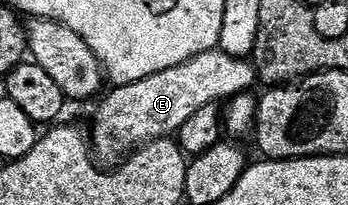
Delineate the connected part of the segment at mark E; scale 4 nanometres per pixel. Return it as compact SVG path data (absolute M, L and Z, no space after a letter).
M220 51L201 53L198 57L192 57L189 61L179 63L167 71L159 71L147 79L139 79L130 85L116 86L113 94L102 103L93 117L93 141L91 137L91 153L102 166L116 167L126 160L130 155L137 152L143 145L150 145L152 141L169 139L176 135L199 111L199 107L217 105L228 102L241 93L249 93L253 84L258 84L257 71L253 67L252 60L233 58L229 54Z

